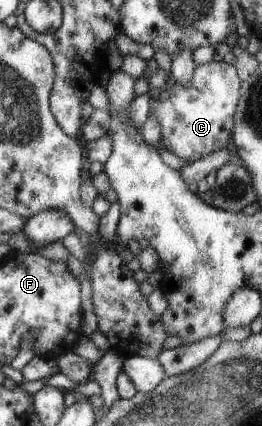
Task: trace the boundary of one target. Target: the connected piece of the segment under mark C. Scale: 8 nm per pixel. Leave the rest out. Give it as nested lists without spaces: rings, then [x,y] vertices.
[[[219,61],[194,65],[191,78],[186,83],[175,82],[162,90],[157,98],[148,100],[148,116],[154,117],[160,128],[160,138],[157,141],[159,146],[162,145],[171,154],[189,163],[229,147],[233,137],[232,118],[237,108],[239,89],[239,78],[233,65]]]

